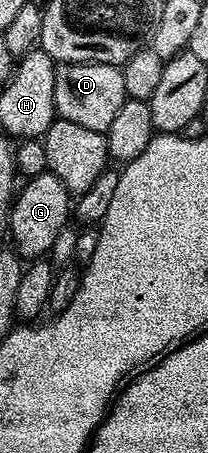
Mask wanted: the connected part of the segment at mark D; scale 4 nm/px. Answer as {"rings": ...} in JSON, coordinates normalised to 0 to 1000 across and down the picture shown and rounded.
{"rings":[[[327,139],[284,141],[260,155],[260,245],[303,267],[375,272],[385,280],[423,280],[423,289],[481,289],[505,294],[519,280],[538,280],[538,263],[558,263],[577,236],[596,236],[611,223],[596,201],[596,166],[563,143],[505,143],[500,139]]]}

